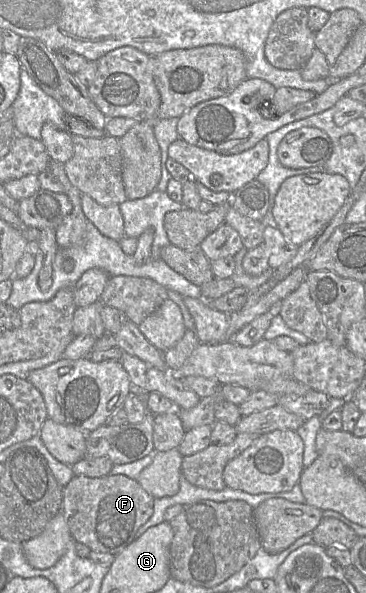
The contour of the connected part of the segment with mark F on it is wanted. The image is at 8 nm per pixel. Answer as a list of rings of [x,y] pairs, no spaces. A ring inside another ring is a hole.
[[[109,474],[99,478],[77,475],[63,489],[62,511],[74,541],[85,544],[91,551],[110,553],[115,556],[136,539],[138,529],[152,516],[154,499],[137,480],[125,475]]]

